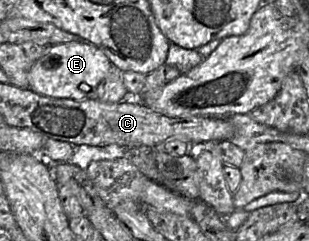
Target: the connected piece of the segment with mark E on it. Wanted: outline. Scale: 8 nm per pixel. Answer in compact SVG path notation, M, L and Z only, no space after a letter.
M71 41L53 44L31 67L28 83L31 91L53 98L95 99L95 89L107 76L112 64L102 50L91 43Z

